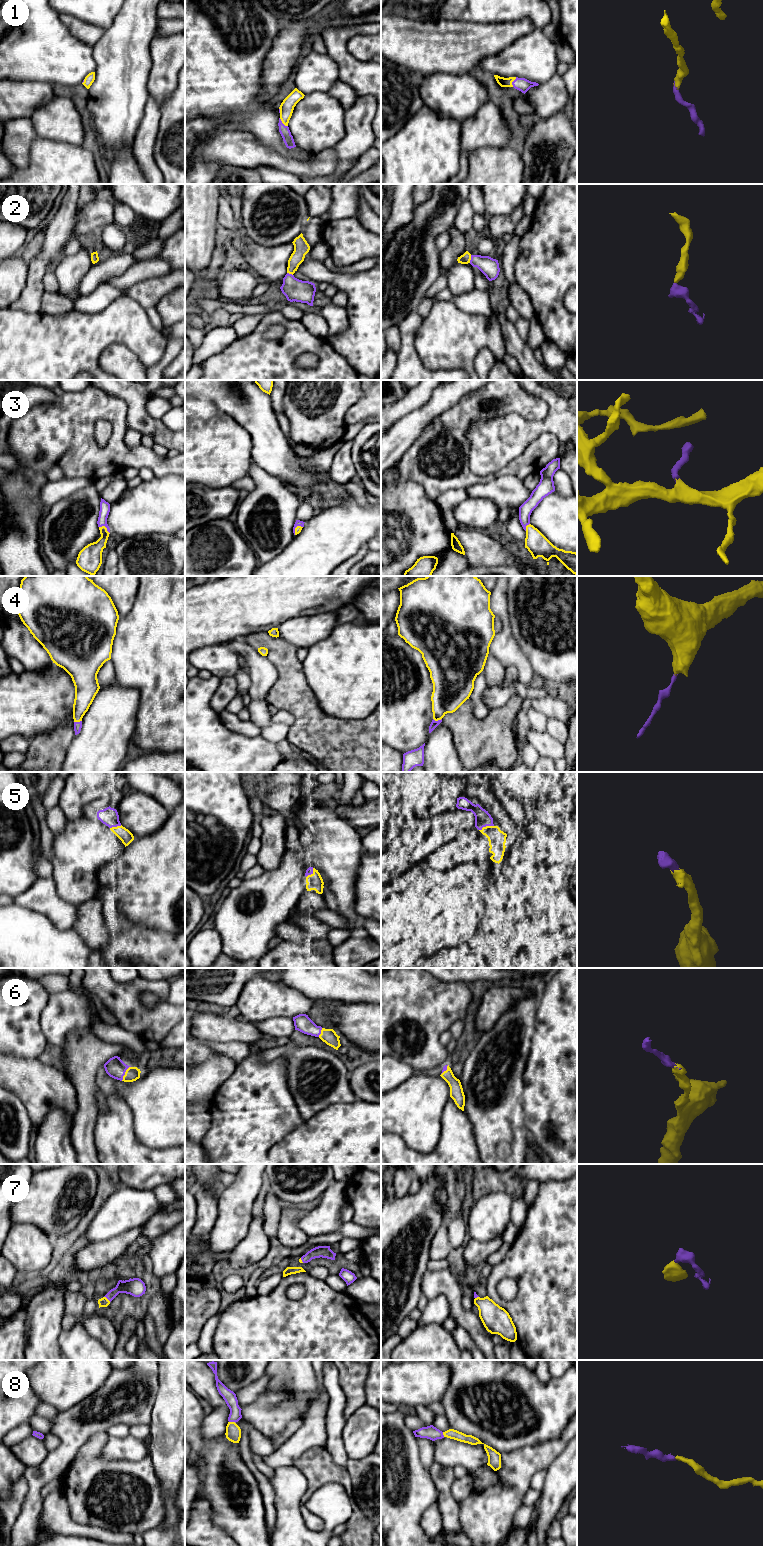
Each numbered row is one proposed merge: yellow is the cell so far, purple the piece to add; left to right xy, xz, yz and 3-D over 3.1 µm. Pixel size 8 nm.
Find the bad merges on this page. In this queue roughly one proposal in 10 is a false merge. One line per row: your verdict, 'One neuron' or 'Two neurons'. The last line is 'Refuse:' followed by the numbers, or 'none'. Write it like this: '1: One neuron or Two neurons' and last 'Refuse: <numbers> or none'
1: One neuron
2: One neuron
3: One neuron
4: One neuron
5: One neuron
6: One neuron
7: One neuron
8: One neuron
Refuse: none

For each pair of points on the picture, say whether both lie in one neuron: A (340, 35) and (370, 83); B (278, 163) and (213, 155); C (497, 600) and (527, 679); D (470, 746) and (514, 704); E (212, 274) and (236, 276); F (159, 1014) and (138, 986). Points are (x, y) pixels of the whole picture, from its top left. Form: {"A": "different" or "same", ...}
{"A": "same", "B": "same", "C": "same", "D": "same", "E": "different", "F": "same"}

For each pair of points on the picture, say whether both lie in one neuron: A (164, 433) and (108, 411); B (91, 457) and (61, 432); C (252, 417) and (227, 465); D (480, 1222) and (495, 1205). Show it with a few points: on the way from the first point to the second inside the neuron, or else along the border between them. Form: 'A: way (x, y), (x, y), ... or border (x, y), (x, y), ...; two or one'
A: border (116, 396), (127, 406), (127, 429); two
B: border (71, 418), (72, 443), (58, 460); two
C: border (227, 415), (248, 432), (251, 440), (251, 452); two
D: way (484, 1218), (493, 1209); one

